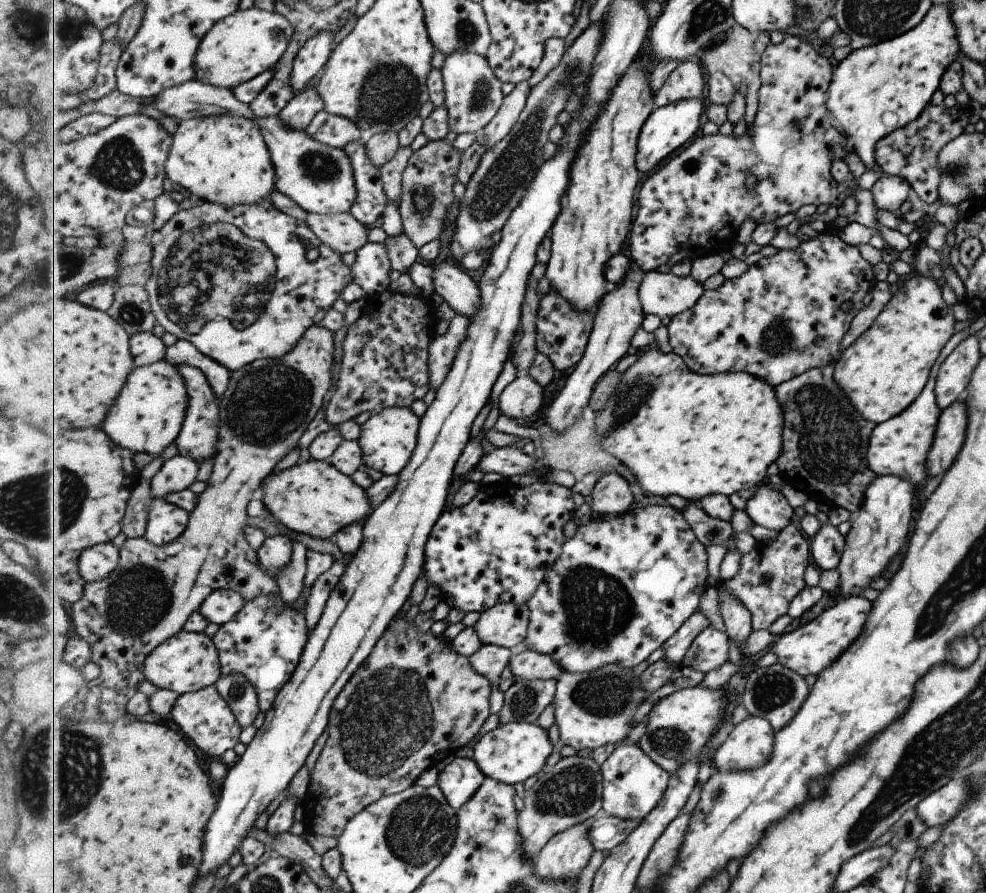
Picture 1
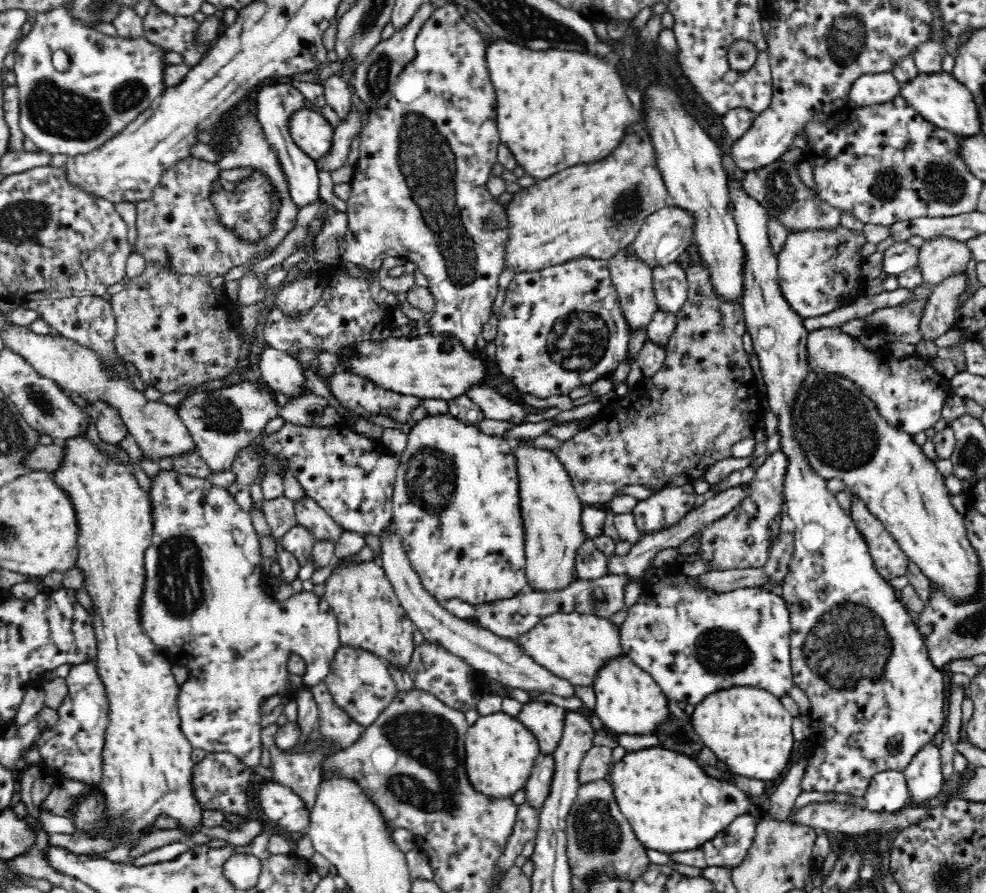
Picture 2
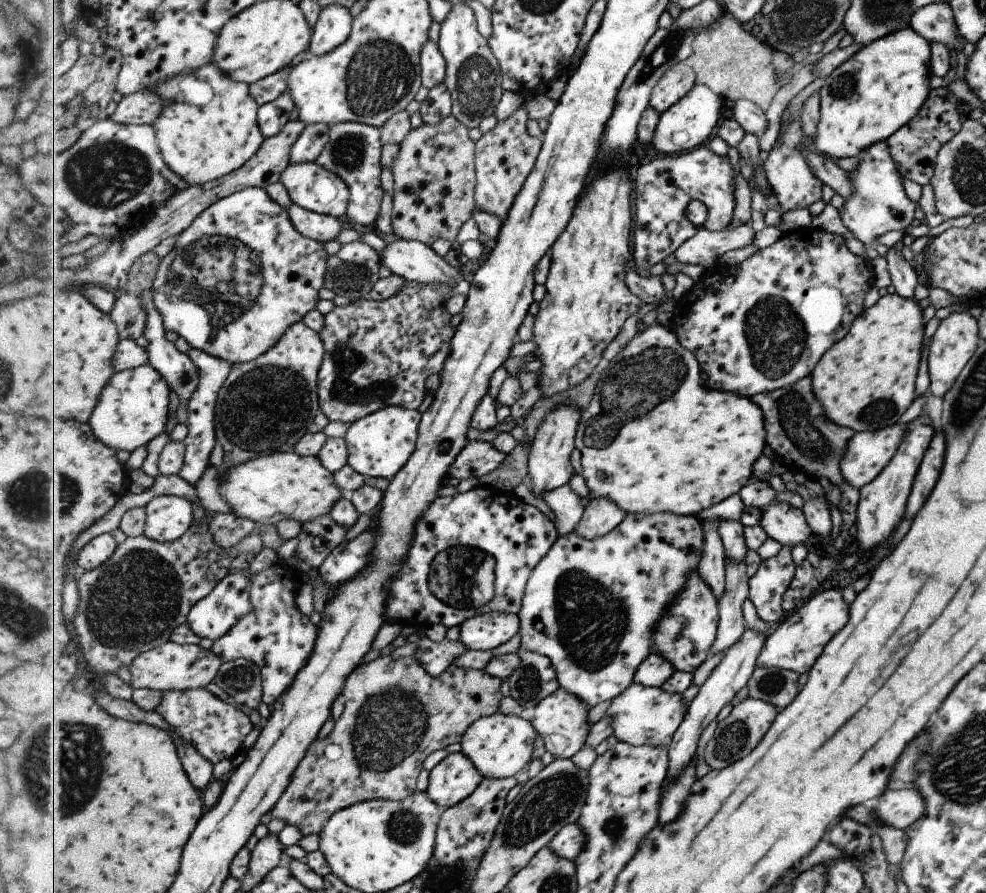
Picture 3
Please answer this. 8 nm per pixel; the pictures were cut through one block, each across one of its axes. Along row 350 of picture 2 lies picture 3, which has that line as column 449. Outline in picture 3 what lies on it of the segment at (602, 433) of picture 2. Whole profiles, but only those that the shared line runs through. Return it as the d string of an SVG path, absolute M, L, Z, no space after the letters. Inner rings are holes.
M415 655L407 656L404 658L393 658L393 656L381 656L377 659L369 662L368 664L362 664L349 678L344 687L342 695L345 697L344 711L340 717L336 720L336 725L332 732L324 739L316 739L309 750L307 750L307 756L299 762L299 767L295 770L295 775L291 778L291 783L287 786L287 791L283 794L279 803L271 810L271 816L273 818L281 819L287 826L297 826L304 836L321 835L325 824L331 820L331 816L334 816L349 806L360 804L374 799L384 799L391 801L401 801L407 799L417 792L417 780L419 780L419 774L423 772L423 762L429 754L433 754L436 750L441 750L451 746L451 744L461 743L463 736L466 735L467 730L479 720L479 718L485 716L492 716L499 713L499 702L503 700L503 694L501 694L501 688L503 688L503 681L491 674L487 674L485 669L469 669L459 668L455 666L449 666L443 674L440 676L432 676L424 666L421 666L421 662L415 658Z

